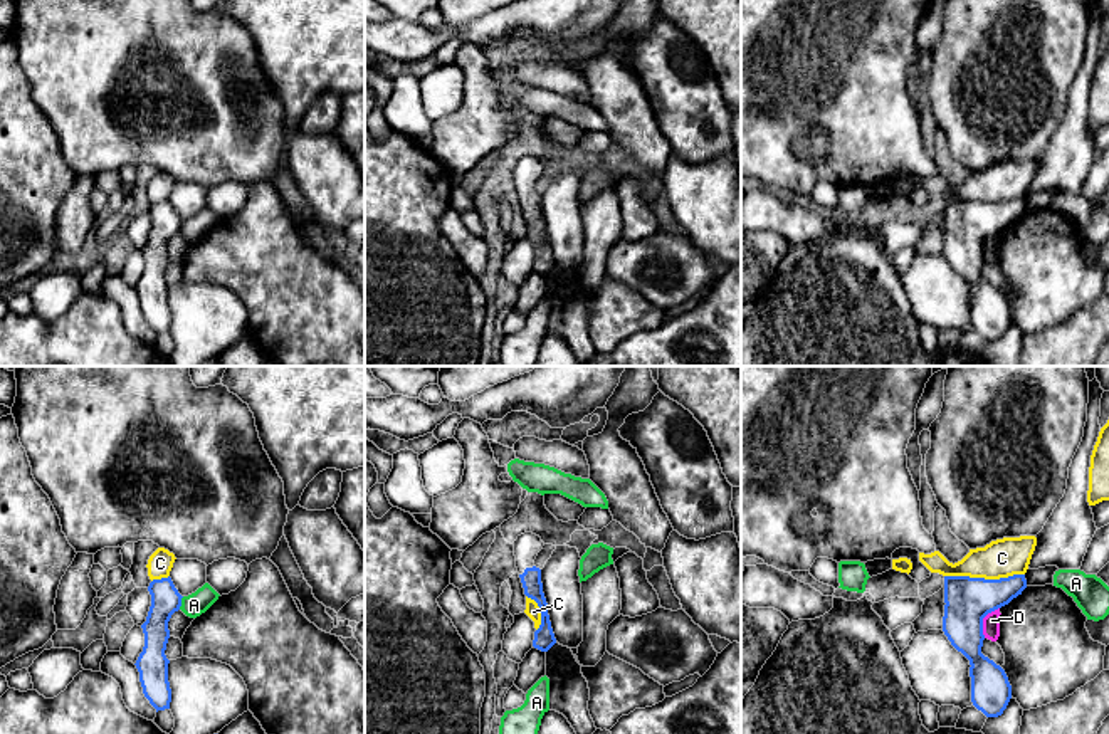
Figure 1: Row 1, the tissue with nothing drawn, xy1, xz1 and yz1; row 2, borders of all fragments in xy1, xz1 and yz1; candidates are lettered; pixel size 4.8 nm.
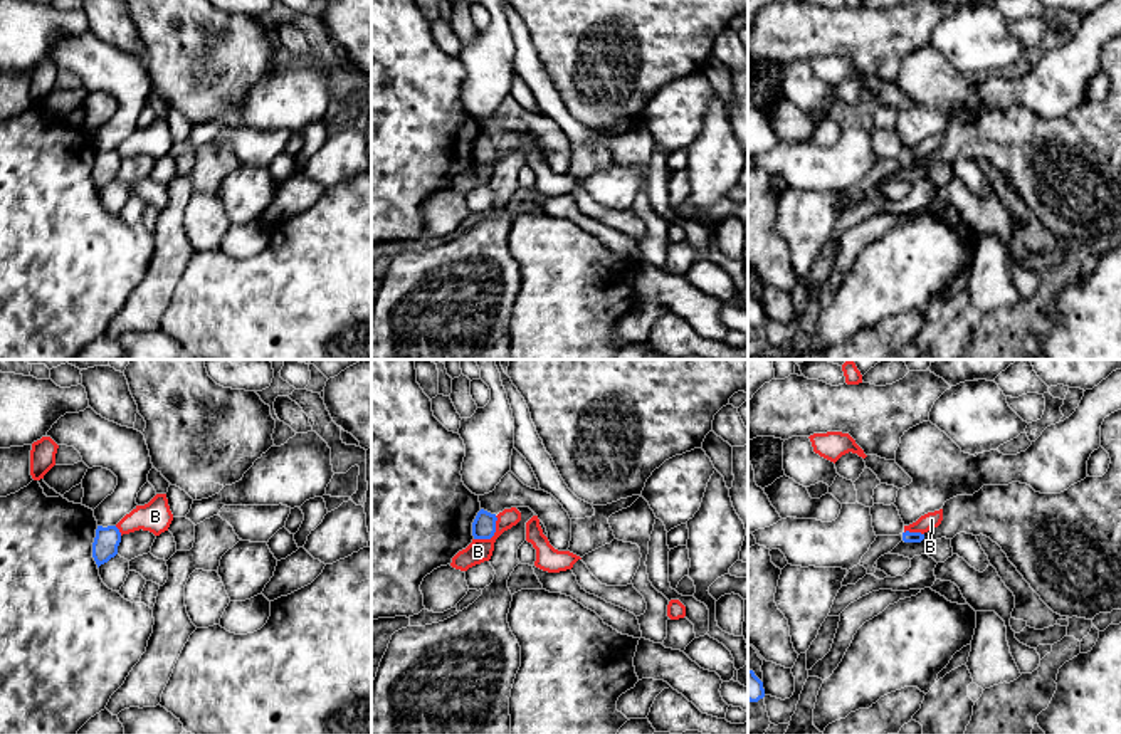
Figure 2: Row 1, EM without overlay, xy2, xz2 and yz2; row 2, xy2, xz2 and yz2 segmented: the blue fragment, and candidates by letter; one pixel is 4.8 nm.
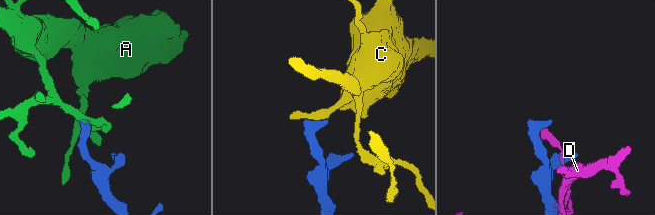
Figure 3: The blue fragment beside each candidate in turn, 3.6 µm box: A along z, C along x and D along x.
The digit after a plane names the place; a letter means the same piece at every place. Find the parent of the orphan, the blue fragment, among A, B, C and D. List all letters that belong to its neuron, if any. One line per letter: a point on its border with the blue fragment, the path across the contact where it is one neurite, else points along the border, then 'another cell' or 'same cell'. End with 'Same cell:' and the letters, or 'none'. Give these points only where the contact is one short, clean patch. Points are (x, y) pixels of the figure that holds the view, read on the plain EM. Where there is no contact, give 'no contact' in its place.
A: meets blue in xy1 at (180, 227); border along xy1 (183, 220), (178, 232); another cell
B: meets blue in xz2 at (493, 158); border along xz2 (496, 140), (496, 155), (489, 162), (474, 163); another cell
C: meets blue in yz1 at (983, 202); border along yz1 (1024, 197), (998, 202), (945, 200); another cell
D: meets blue in yz1 at (982, 244); another cell
Same cell: none

